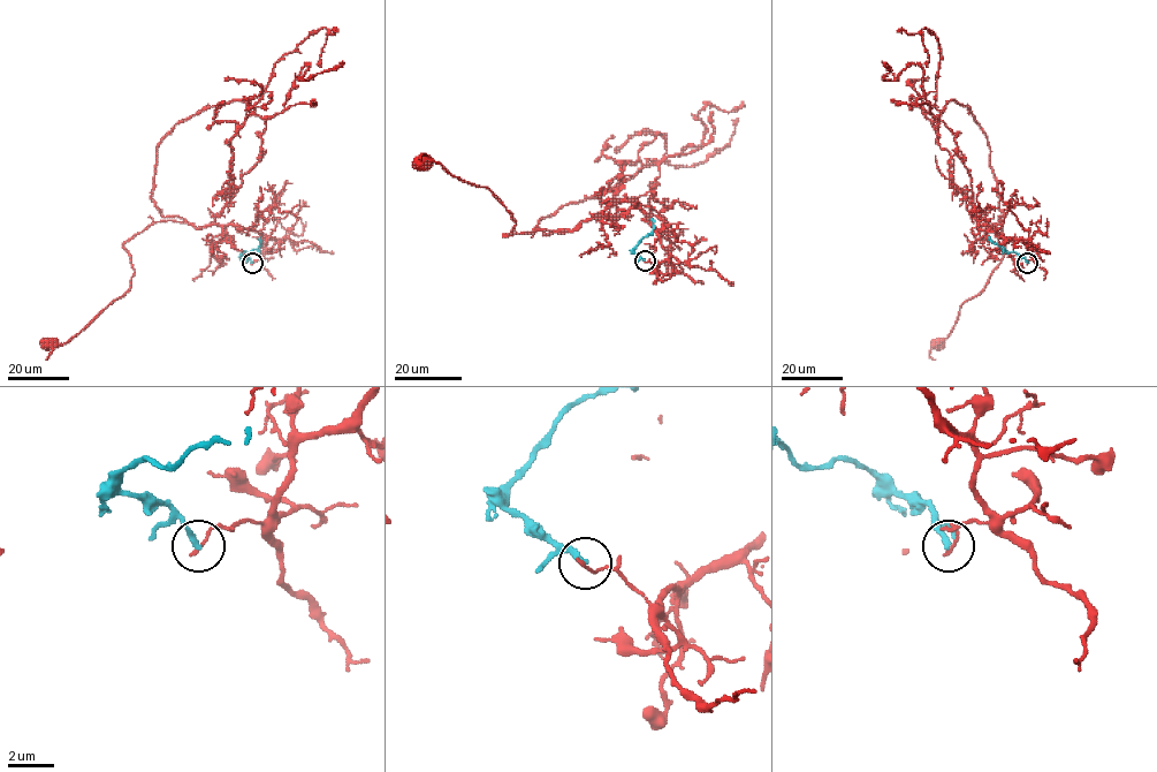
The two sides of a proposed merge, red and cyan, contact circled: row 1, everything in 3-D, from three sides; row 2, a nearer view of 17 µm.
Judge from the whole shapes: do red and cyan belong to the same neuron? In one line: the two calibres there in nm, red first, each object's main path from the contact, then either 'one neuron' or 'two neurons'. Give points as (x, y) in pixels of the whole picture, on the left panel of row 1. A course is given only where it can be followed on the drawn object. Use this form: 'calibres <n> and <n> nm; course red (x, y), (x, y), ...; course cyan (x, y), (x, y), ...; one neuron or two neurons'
calibres 150 and 240 nm; course red (252, 263), (275, 241), (233, 225), (153, 221), (122, 244), (134, 271), (130, 288), (65, 343), (50, 345); course cyan (252, 263), (242, 254), (258, 249), (259, 237); two neurons

